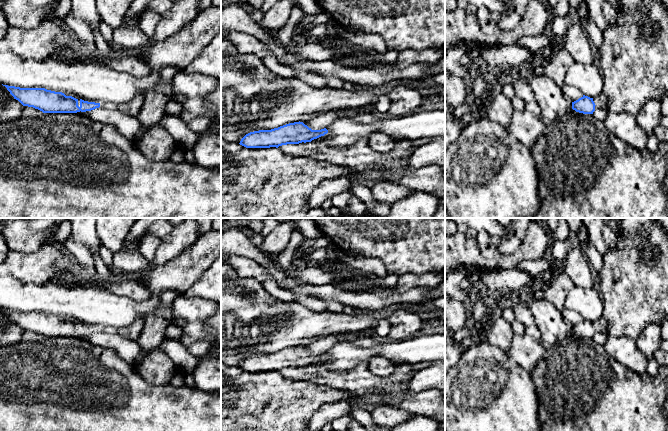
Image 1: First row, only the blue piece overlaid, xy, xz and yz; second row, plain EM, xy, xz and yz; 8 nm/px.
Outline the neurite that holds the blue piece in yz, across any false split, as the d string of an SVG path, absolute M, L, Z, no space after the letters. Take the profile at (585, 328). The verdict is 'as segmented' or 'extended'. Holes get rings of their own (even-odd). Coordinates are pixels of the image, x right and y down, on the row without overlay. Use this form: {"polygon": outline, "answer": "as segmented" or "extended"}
{"polygon": "M603 316L595 322L583 319L578 324L572 326L572 333L583 338L593 338L596 330L601 333L608 332L608 324Z", "answer": "extended"}

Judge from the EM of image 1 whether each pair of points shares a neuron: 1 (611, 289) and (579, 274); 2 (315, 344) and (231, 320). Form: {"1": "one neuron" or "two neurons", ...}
{"1": "two neurons", "2": "two neurons"}

